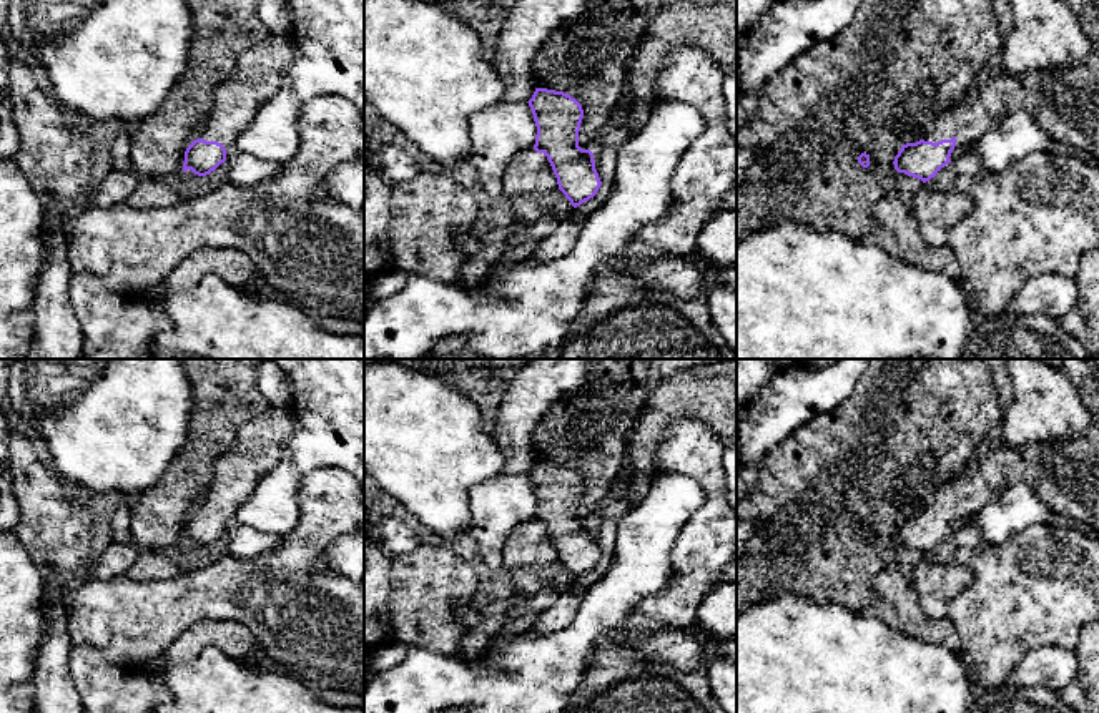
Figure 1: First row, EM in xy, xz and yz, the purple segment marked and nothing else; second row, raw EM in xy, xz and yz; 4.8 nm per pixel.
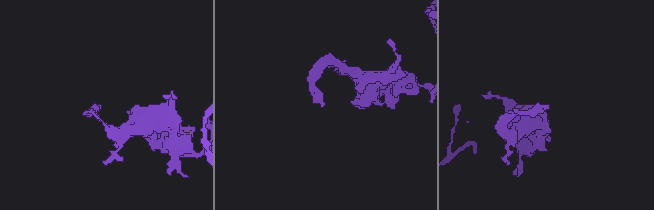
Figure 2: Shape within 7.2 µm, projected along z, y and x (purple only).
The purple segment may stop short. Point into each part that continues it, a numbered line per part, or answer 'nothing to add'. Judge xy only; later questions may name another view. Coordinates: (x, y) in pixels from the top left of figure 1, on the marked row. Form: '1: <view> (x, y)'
1: xy (258, 72)

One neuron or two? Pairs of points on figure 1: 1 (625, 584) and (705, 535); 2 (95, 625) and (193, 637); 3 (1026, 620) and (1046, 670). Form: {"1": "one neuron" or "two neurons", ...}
{"1": "two neurons", "2": "two neurons", "3": "two neurons"}

